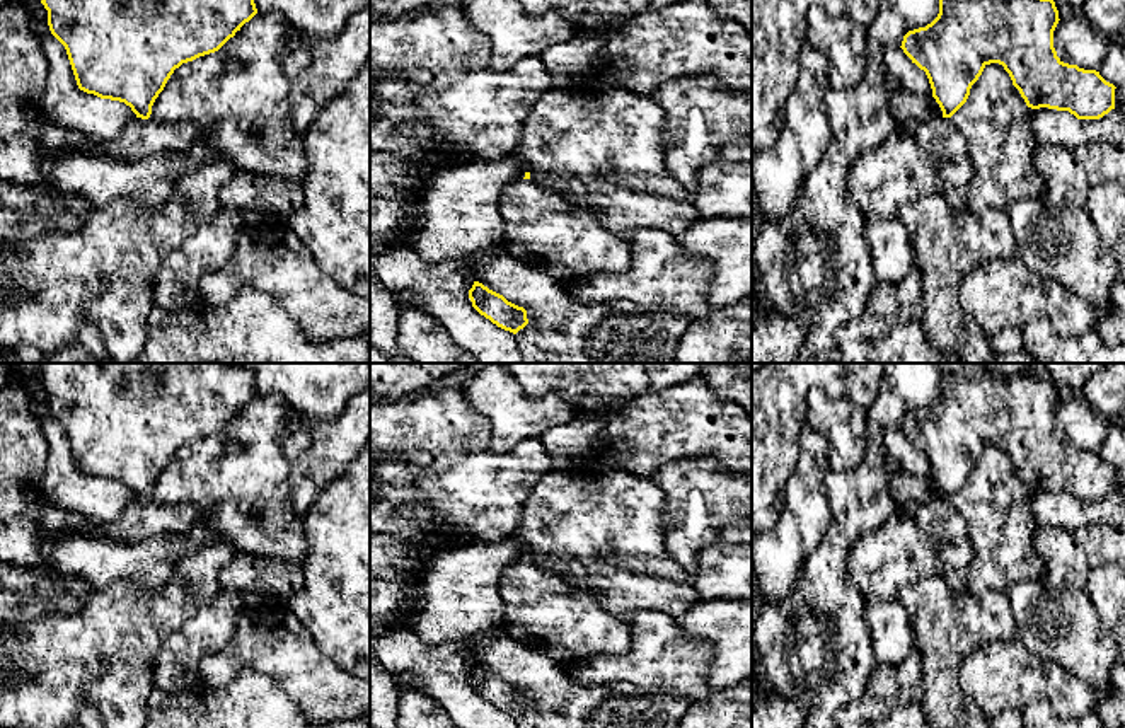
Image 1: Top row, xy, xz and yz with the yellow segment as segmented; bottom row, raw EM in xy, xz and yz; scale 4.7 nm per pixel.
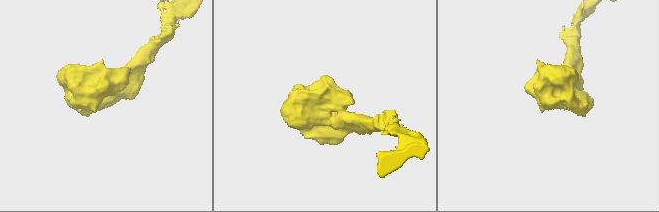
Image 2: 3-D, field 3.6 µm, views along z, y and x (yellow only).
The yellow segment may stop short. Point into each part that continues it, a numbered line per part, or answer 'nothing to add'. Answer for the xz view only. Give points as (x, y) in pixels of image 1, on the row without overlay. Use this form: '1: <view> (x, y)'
nothing to add

